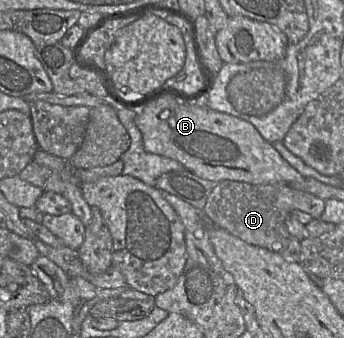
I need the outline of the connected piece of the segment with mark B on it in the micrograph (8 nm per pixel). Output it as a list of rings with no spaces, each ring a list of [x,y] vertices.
[[[162,96],[137,111],[135,124],[142,134],[146,152],[174,159],[187,171],[206,180],[215,182],[231,180],[254,185],[275,183],[289,185],[302,182],[305,178],[282,158],[274,146],[266,141],[251,123],[208,107],[199,107],[195,103],[175,96]]]

